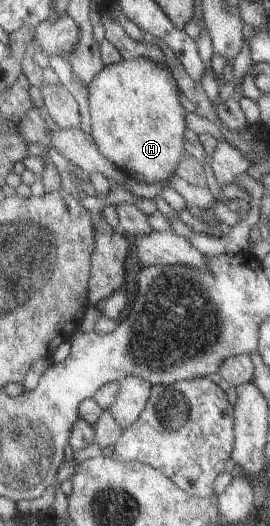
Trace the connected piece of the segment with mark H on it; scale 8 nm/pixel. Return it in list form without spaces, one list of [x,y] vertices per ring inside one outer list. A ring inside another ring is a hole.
[[[143,57],[120,59],[112,65],[103,66],[86,86],[87,108],[91,121],[89,134],[96,149],[110,163],[145,184],[166,181],[184,152],[182,136],[185,128],[185,111],[178,102],[180,93],[169,69]]]

